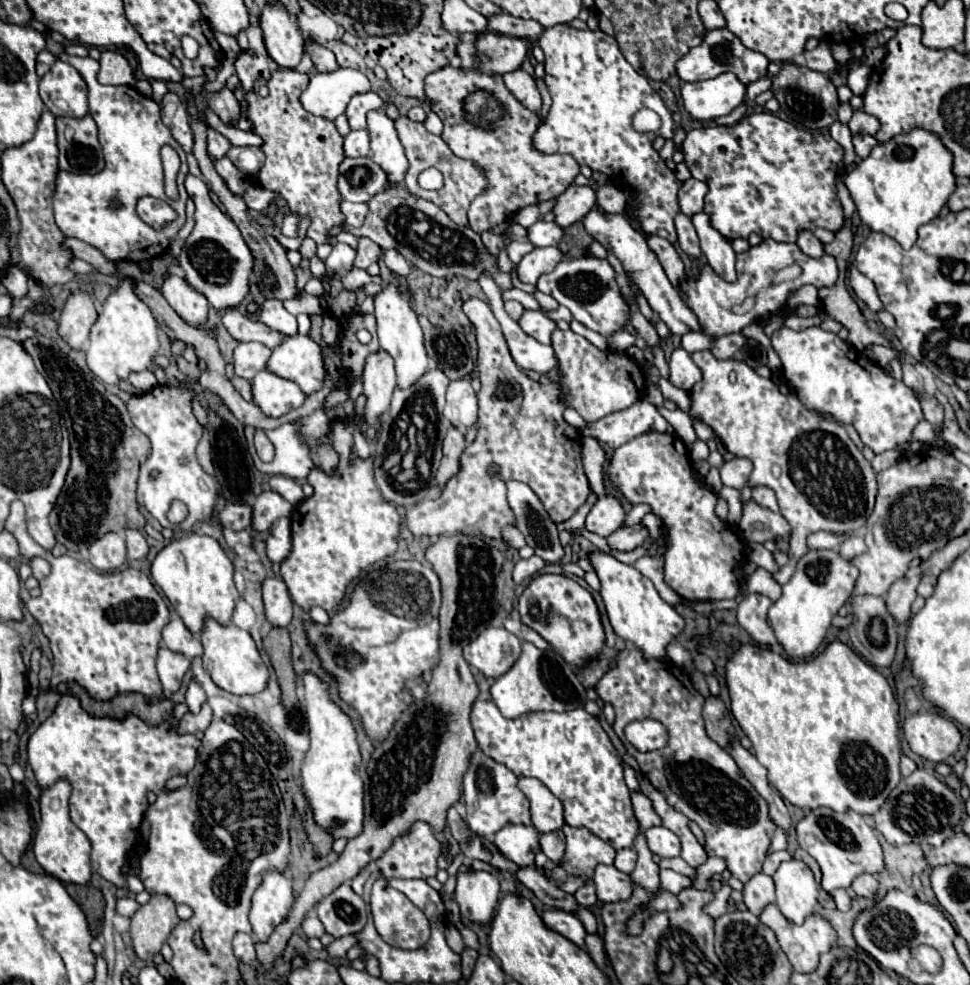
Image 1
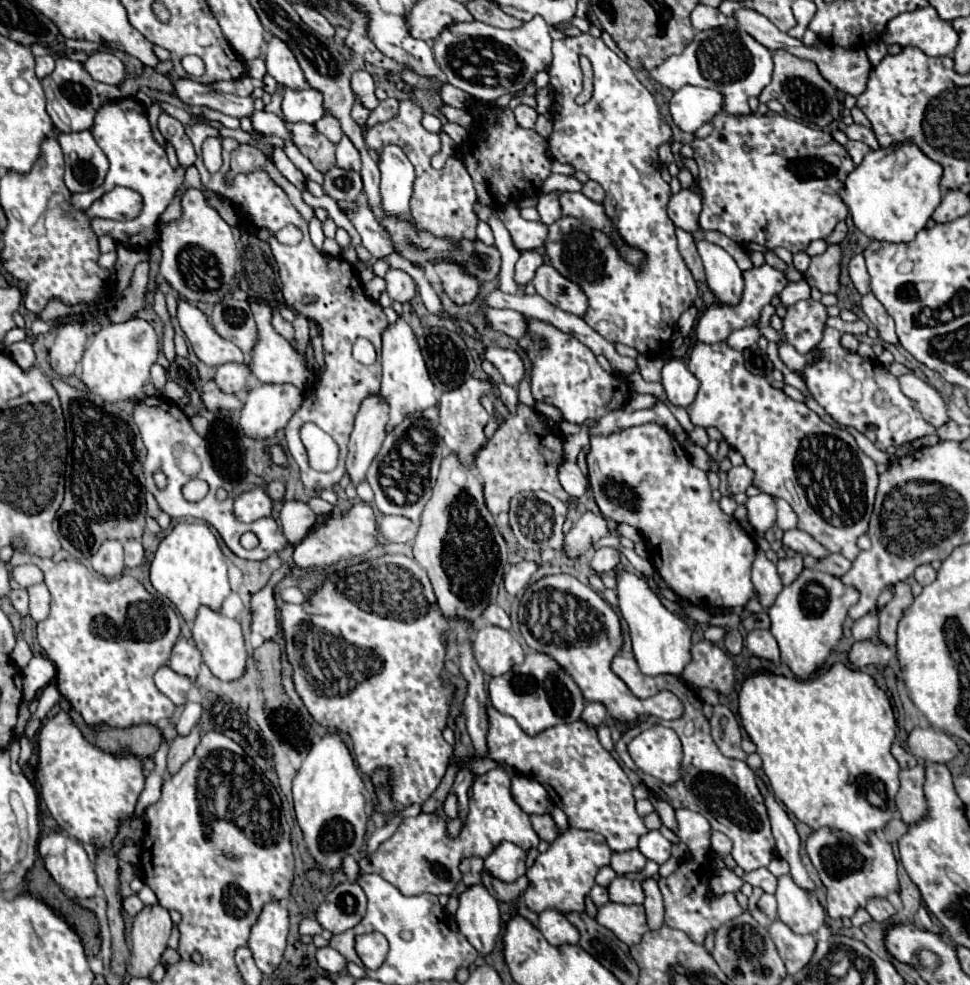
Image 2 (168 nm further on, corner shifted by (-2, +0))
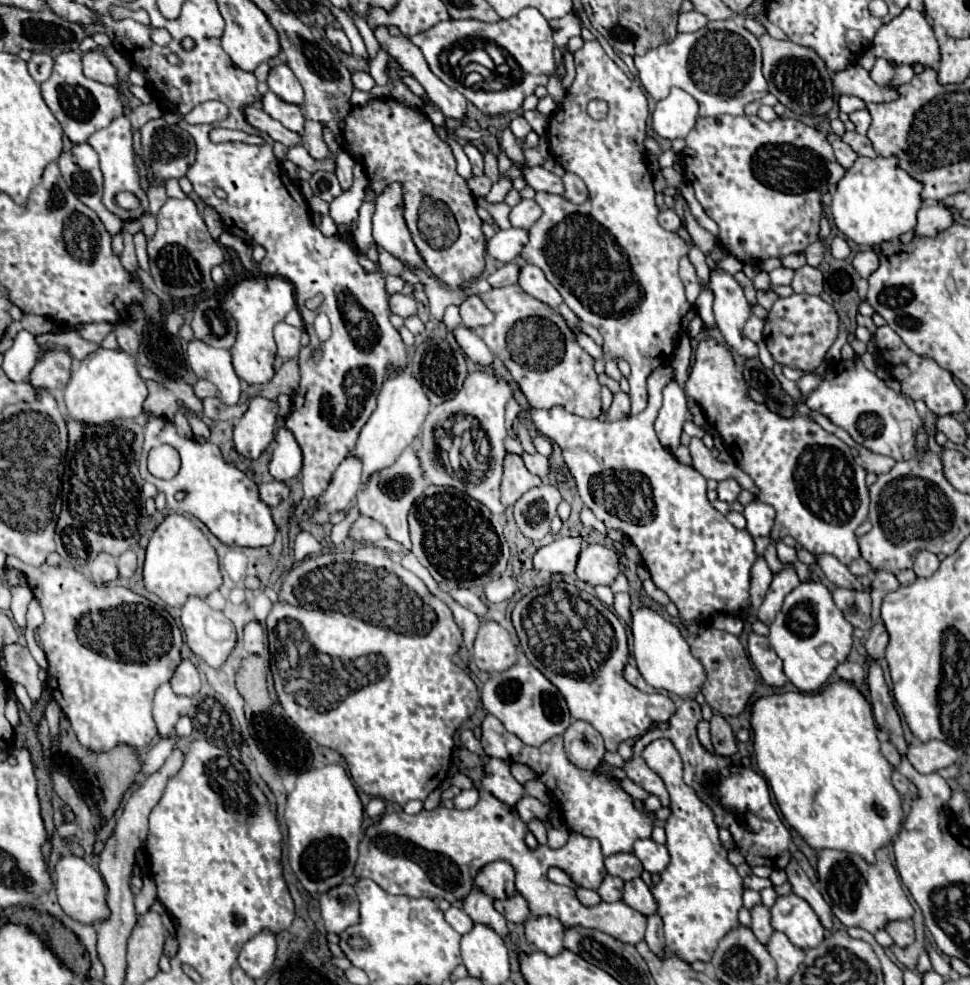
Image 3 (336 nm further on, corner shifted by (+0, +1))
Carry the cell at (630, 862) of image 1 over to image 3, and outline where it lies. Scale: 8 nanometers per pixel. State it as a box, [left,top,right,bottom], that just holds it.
[606,852,644,880]

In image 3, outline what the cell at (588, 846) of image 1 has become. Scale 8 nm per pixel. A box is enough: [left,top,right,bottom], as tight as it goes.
[354,788,644,944]

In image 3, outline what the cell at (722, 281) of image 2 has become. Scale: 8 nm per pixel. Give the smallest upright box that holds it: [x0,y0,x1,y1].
[706,266,758,358]

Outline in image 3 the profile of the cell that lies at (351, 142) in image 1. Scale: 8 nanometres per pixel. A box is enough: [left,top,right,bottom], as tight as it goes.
[334,150,356,190]

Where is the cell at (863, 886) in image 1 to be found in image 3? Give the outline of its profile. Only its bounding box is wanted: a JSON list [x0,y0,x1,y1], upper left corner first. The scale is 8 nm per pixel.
[884,920,914,948]

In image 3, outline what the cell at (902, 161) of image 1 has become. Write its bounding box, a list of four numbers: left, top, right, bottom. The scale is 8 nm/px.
[830,156,922,246]

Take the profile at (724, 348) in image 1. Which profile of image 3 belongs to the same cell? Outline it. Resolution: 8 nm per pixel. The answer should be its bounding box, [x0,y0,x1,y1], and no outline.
[744,316,764,342]

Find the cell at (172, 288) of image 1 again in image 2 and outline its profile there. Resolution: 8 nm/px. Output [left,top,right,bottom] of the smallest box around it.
[178,301,244,367]

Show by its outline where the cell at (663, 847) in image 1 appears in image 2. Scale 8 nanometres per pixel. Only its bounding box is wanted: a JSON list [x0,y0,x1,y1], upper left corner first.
[638,831,672,865]

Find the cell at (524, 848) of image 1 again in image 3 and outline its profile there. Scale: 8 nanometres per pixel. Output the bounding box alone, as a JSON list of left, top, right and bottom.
[474,860,516,898]

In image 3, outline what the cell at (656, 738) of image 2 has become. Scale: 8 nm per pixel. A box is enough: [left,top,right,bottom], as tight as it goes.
[642,738,742,962]

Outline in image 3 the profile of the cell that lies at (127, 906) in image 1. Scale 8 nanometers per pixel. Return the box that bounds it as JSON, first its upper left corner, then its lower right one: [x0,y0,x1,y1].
[136,878,156,914]

